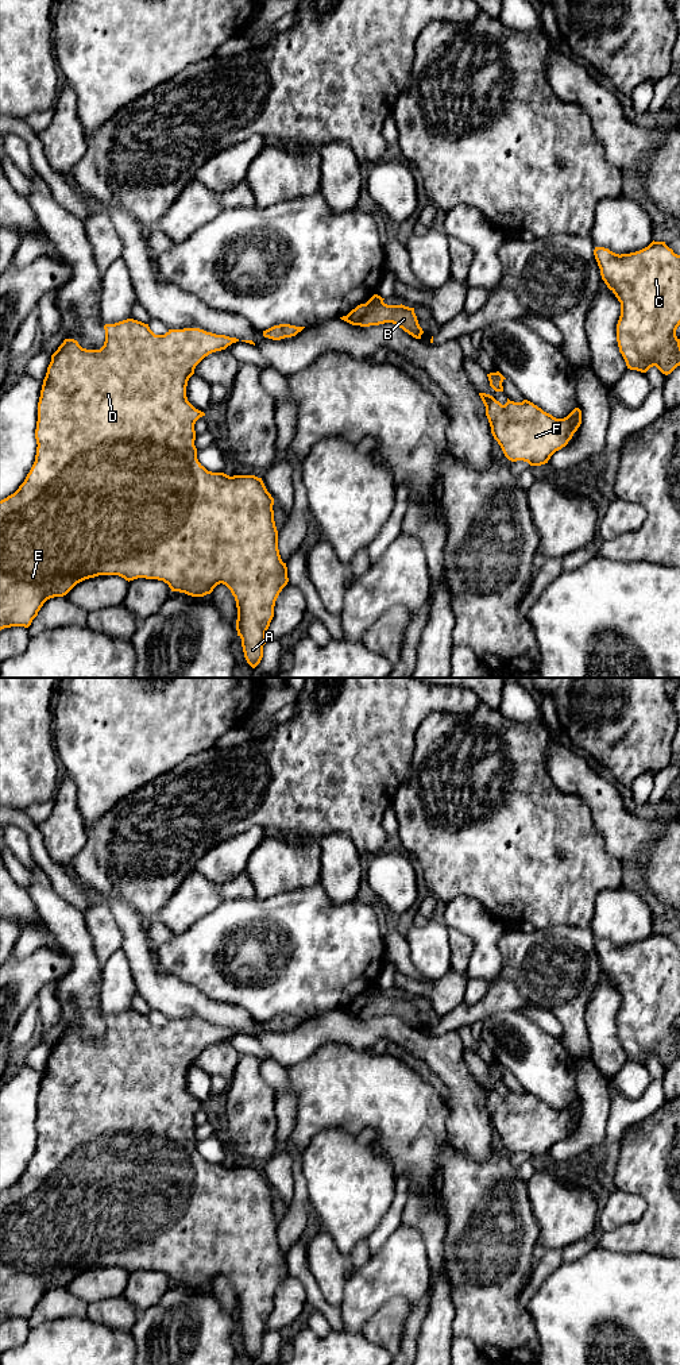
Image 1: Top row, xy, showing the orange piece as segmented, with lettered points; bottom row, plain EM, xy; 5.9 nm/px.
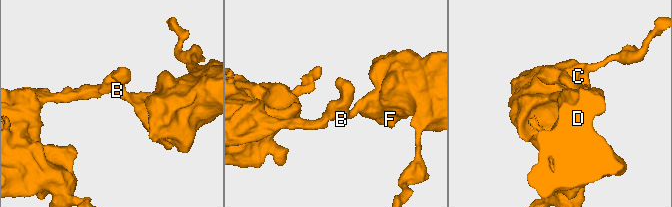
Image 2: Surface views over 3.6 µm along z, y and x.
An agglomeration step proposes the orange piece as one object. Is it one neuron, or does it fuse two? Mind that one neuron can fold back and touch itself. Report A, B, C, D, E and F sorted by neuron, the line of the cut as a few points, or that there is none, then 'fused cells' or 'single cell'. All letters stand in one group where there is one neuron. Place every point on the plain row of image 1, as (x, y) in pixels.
groups A D E / B C F; cut xy (366, 995), (366, 1002), (358, 1015); fused cells

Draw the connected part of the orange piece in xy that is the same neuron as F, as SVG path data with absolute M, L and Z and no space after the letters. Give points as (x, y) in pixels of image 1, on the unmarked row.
M490 1086L479 1087L486 1098L491 1125L511 1153L523 1152L530 1157L548 1154L582 1115L579 1099L564 1110L556 1110L528 1091L514 1094L507 1090L502 1096Z

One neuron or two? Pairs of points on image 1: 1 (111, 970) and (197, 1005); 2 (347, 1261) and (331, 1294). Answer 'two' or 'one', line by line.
1: two
2: one

